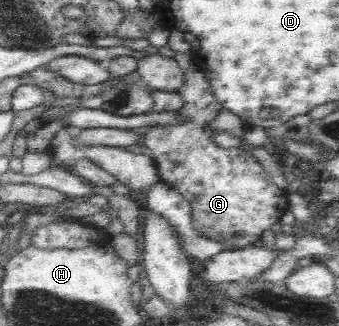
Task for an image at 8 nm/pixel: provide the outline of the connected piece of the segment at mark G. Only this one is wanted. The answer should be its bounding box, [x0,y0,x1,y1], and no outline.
[143,53,289,250]

